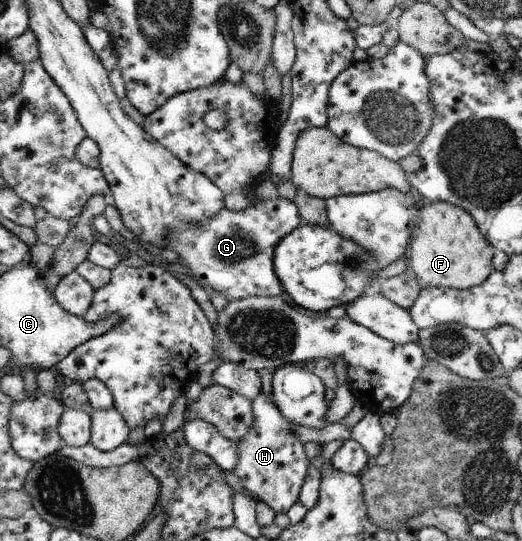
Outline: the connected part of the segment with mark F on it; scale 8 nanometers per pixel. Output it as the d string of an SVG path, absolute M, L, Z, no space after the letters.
M446 201L425 202L420 232L412 241L407 261L424 287L462 290L481 285L492 275L496 249L480 232L475 218Z

